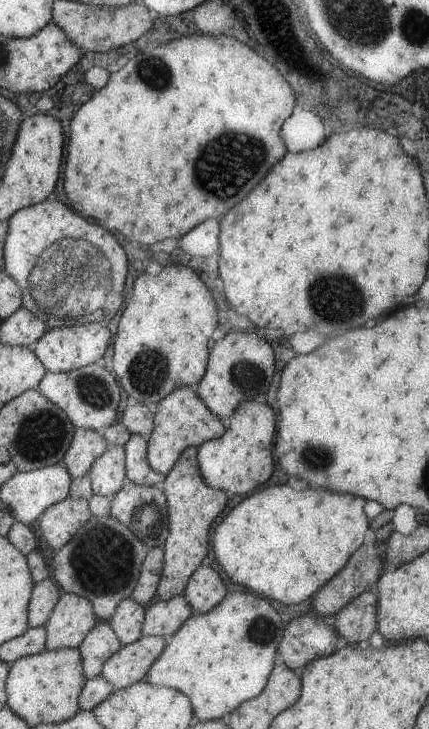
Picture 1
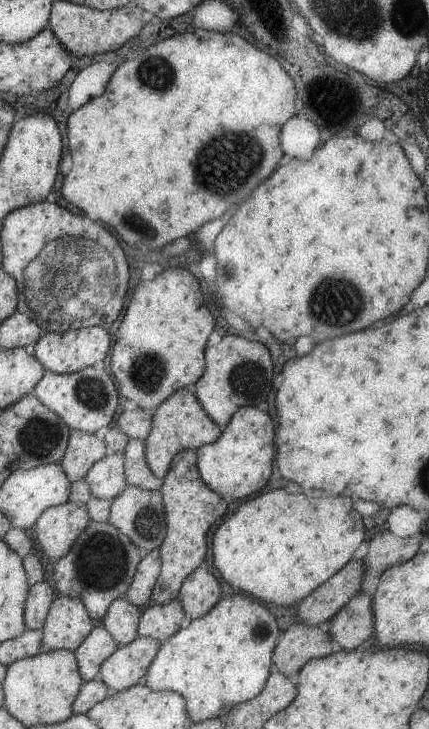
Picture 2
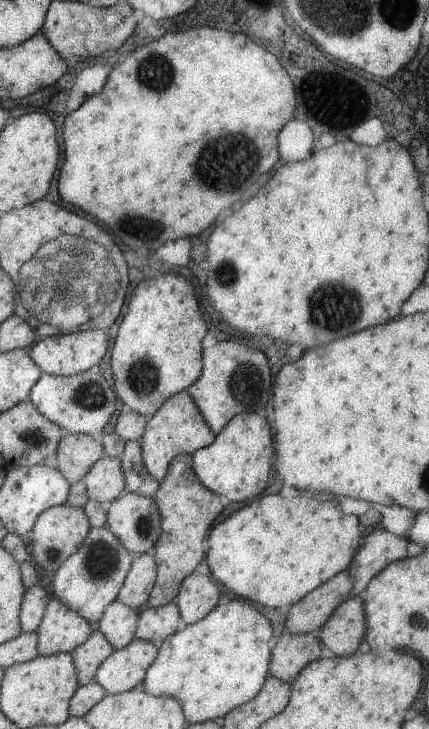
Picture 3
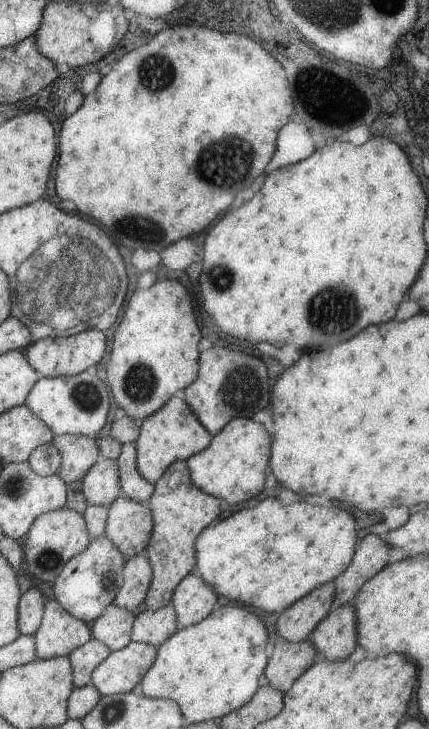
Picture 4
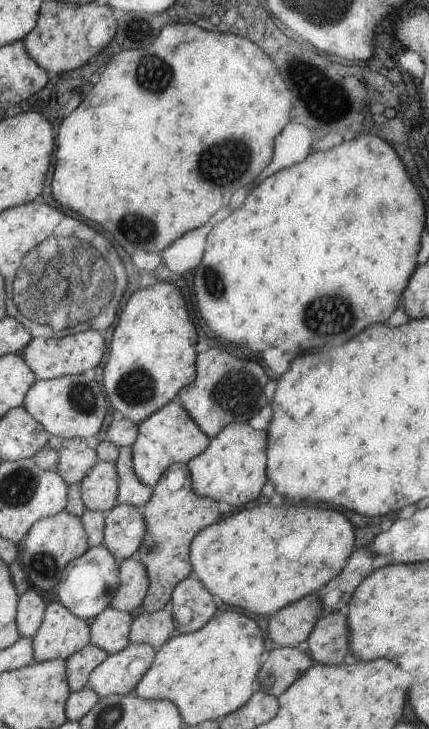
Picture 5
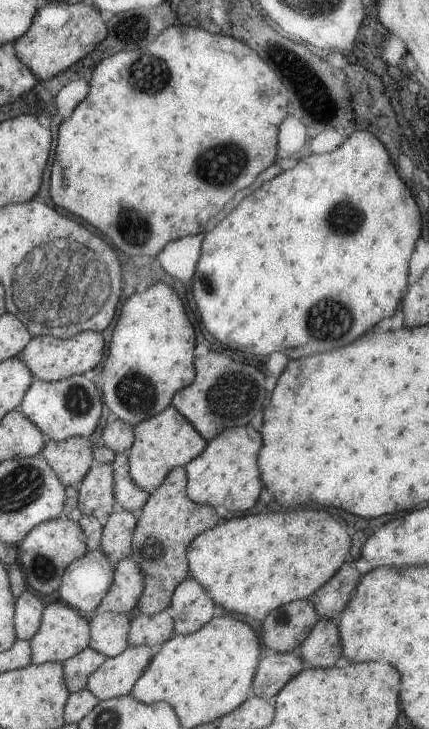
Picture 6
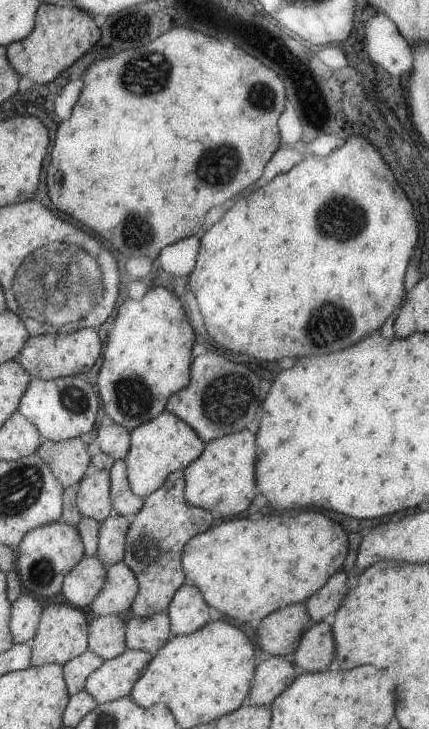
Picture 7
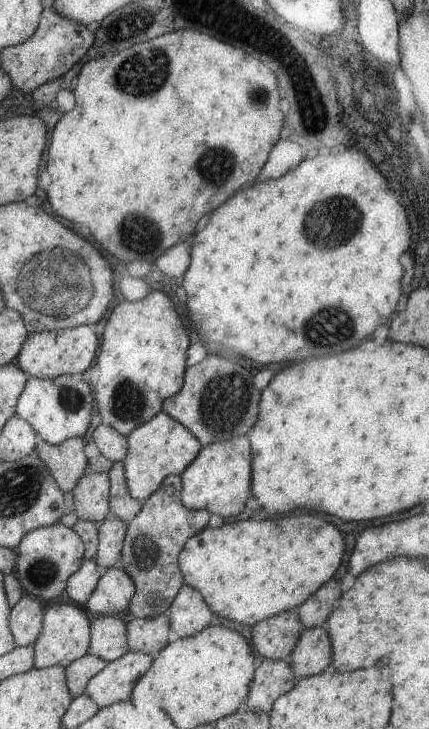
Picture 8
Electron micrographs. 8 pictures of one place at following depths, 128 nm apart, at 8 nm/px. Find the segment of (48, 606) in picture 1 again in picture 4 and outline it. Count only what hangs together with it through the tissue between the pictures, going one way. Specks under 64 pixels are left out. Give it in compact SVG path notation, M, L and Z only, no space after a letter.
M35 588L20 593L17 605L17 626L20 635L32 635L42 619L44 597Z

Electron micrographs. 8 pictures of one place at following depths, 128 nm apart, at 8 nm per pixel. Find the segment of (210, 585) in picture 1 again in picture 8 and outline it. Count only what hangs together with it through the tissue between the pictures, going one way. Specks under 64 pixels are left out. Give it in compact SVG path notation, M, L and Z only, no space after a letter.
M185 585L177 591L168 610L170 628L179 639L201 632L213 618L201 594Z

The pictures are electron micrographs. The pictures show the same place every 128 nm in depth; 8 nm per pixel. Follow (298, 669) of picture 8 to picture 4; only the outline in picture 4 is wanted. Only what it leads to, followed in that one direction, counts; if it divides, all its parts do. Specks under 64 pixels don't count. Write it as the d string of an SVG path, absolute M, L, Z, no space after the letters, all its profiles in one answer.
M334 605L311 631L309 641L319 658L342 661L355 650L356 618L351 605Z

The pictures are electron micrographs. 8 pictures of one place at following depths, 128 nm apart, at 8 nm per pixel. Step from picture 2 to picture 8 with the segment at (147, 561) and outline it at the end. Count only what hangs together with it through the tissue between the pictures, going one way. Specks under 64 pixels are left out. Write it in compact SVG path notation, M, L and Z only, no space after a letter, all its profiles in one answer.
M118 565L101 570L96 587L85 601L85 608L95 617L127 610L134 593L134 582Z

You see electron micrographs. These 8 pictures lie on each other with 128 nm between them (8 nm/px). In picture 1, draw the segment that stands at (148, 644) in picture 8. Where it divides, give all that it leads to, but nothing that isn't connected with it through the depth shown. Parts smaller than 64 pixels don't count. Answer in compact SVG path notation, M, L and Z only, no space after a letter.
M184 594L173 596L169 600L159 600L145 610L141 635L168 639L192 614L191 606L185 600Z

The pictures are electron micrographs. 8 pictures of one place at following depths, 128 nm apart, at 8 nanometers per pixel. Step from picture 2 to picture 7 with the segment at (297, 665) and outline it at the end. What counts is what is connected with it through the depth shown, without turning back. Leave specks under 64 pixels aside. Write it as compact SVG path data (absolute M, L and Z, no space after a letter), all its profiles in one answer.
M263 656L253 670L250 689L246 698L247 704L252 707L267 707L267 704L271 703L277 695L280 695L293 682L293 679L302 672L293 662L285 661L283 656Z

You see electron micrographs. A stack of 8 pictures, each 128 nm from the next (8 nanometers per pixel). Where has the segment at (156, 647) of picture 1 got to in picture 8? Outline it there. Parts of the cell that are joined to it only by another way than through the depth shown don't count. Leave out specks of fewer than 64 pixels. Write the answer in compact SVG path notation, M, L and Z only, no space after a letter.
M128 650L89 678L85 693L99 709L129 701L134 684L149 670L152 659L153 656Z

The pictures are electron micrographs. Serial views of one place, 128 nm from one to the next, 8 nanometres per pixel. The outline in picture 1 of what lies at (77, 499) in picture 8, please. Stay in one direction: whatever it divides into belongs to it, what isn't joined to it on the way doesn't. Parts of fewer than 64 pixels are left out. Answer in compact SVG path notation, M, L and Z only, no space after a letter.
M111 445L104 454L93 460L87 477L92 492L97 495L115 495L125 481L124 448Z

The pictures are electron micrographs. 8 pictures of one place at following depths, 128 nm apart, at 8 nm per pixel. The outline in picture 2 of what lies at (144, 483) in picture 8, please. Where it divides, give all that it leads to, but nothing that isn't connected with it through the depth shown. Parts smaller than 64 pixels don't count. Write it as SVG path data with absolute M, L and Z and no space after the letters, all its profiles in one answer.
M185 388L177 390L165 398L157 408L151 420L151 430L145 438L145 459L150 472L157 478L165 477L169 471L171 460L181 450L196 450L201 446L215 442L221 434L221 428L205 414L201 404Z

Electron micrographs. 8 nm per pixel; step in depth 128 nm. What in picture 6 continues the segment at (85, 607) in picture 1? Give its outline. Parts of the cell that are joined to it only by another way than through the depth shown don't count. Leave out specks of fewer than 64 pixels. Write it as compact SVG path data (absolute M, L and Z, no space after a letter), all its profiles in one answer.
M63 601L53 602L42 610L37 632L30 638L30 664L40 665L44 662L60 662L80 653L88 646L90 630L88 617L78 610L66 605Z

